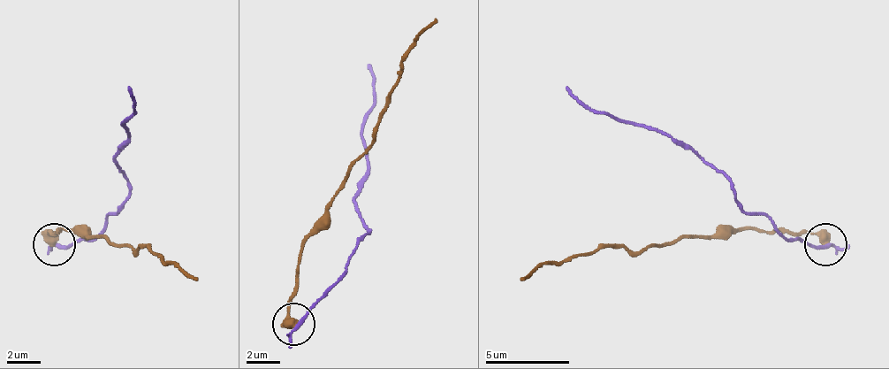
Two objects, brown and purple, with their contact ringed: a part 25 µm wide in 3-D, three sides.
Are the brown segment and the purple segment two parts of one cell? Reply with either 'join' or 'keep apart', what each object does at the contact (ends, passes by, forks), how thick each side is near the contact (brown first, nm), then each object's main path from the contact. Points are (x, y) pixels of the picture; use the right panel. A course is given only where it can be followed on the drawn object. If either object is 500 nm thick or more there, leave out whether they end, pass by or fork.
keep apart; 550 nm thick on the brown side, 200 nm on the other; brown runs (826, 242), (814, 234), (742, 230), (687, 234), (642, 251), (599, 247), (544, 260), (519, 280); purple runs (826, 242), (789, 239), (768, 218), (747, 213), (730, 180), (696, 154), (662, 133), (590, 112), (566, 87)

